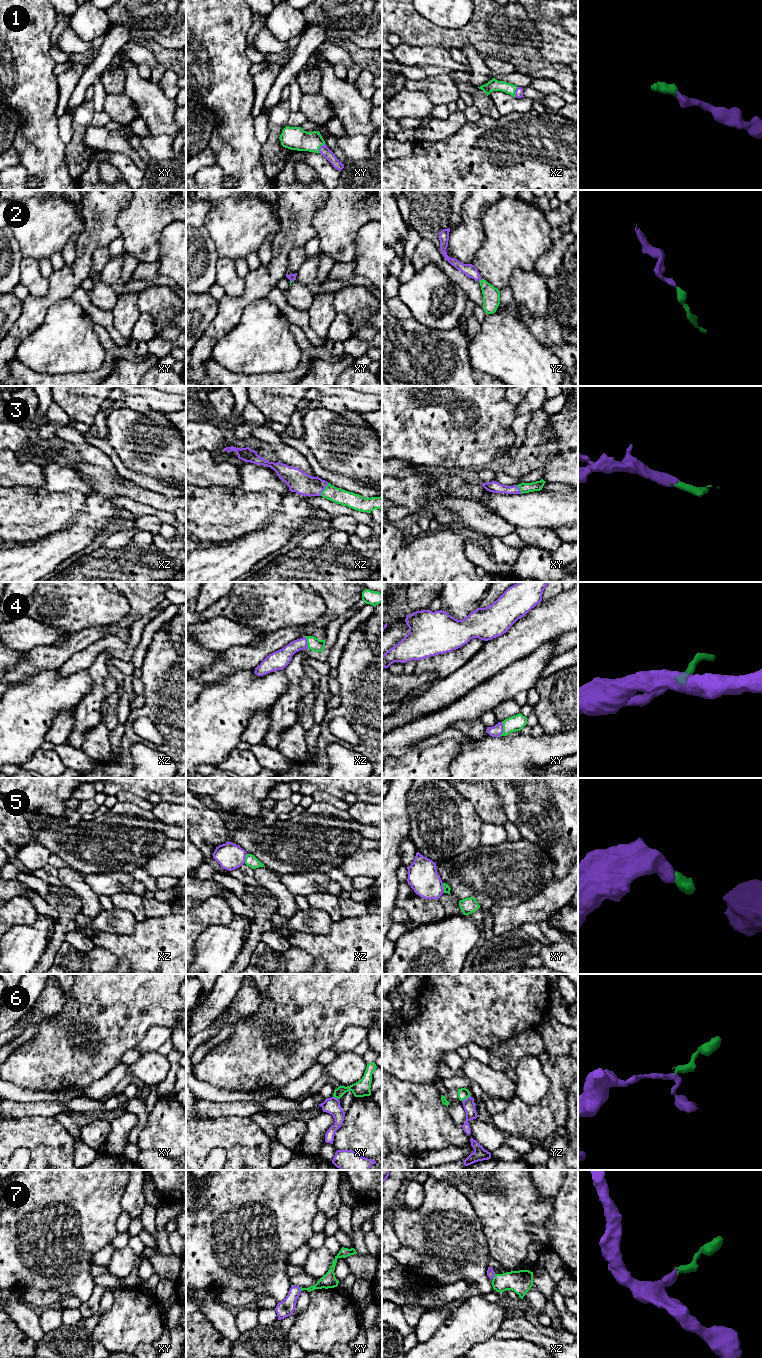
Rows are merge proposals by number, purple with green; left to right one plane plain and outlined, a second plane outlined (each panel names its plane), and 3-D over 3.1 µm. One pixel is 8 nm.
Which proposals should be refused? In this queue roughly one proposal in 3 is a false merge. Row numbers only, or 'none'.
5, 6

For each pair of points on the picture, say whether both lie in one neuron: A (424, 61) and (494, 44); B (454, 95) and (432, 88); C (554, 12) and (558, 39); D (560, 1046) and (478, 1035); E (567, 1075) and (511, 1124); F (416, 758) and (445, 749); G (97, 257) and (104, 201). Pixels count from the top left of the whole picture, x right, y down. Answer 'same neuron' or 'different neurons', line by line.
A: different neurons
B: same neuron
C: same neuron
D: different neurons
E: same neuron
F: same neuron
G: different neurons

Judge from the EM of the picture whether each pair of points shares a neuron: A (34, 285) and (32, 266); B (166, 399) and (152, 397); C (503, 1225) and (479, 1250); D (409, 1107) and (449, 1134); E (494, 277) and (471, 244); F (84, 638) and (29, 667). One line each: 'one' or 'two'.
A: one
B: one
C: two
D: one
E: two
F: one

